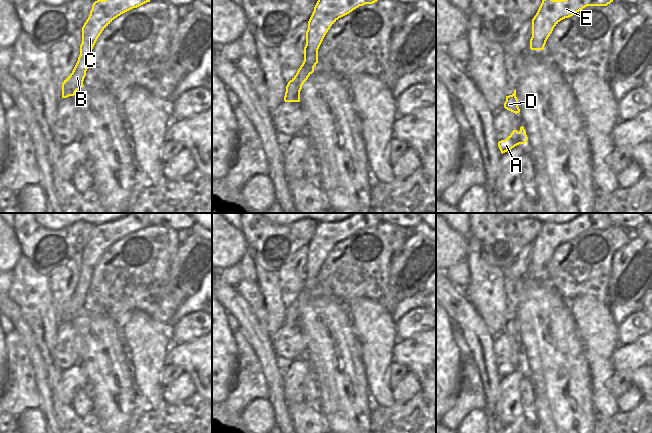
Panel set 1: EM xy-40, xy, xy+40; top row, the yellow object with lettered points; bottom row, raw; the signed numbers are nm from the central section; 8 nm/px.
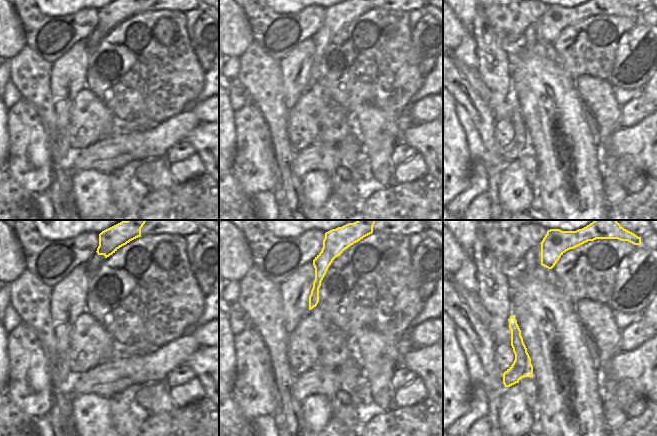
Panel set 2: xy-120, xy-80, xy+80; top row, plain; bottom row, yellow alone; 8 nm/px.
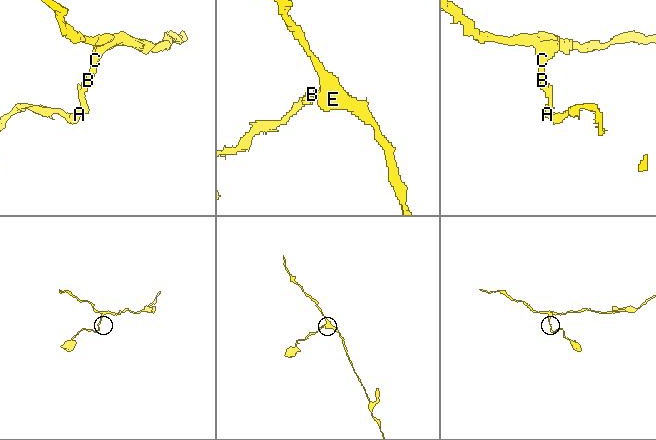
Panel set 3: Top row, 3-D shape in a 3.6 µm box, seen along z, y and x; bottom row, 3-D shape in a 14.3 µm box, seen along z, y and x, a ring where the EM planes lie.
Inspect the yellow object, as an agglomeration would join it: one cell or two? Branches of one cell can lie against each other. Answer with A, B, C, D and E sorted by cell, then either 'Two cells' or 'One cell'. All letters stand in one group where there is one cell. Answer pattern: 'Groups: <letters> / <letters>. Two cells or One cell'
Groups: A B C D E. One cell

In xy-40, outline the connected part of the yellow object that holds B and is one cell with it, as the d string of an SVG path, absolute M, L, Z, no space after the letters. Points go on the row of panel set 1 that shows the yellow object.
M97 0L82 27L80 55L72 73L62 83L62 98L74 96L82 88L90 63L92 49L102 31L121 14L137 8L150 0Z

